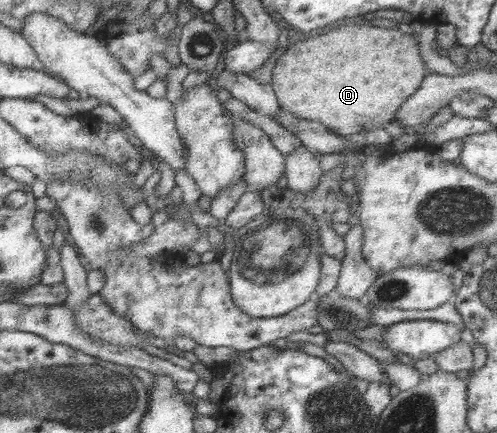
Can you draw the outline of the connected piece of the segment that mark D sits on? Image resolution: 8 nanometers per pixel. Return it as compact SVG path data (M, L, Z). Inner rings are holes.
M344 24L296 42L273 69L273 88L284 110L316 120L344 136L384 128L424 77L424 64L413 35L364 24Z

